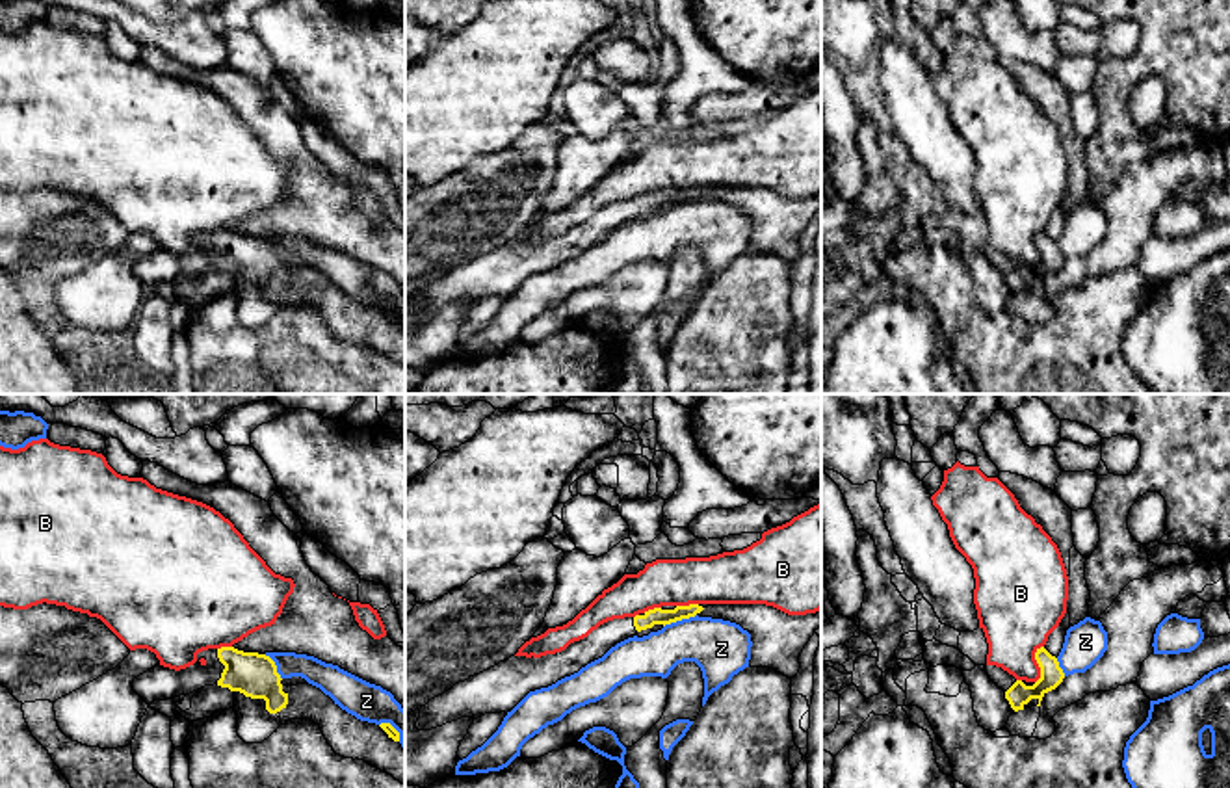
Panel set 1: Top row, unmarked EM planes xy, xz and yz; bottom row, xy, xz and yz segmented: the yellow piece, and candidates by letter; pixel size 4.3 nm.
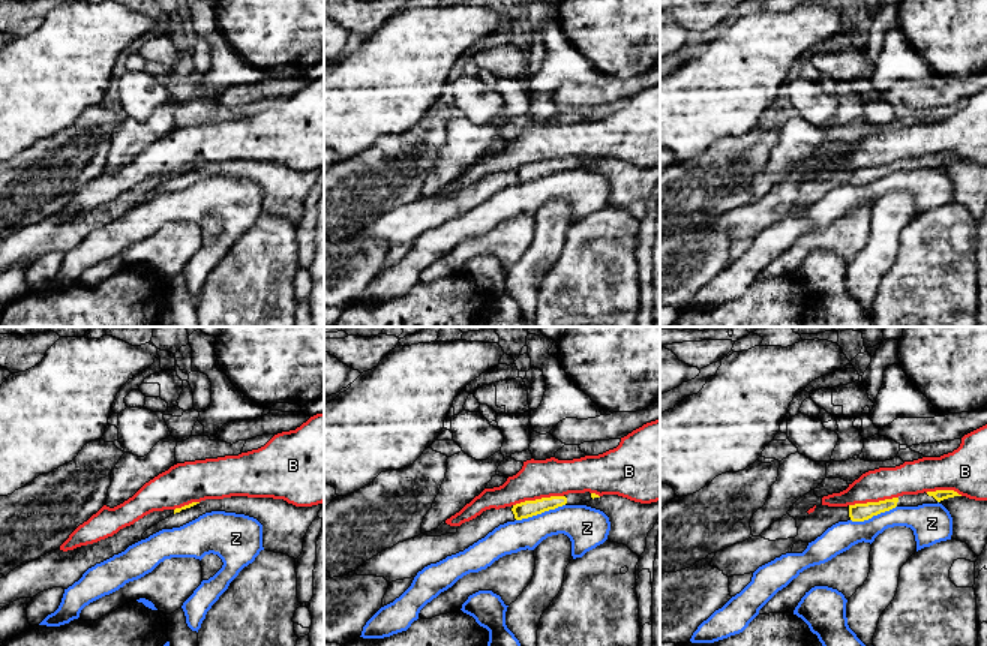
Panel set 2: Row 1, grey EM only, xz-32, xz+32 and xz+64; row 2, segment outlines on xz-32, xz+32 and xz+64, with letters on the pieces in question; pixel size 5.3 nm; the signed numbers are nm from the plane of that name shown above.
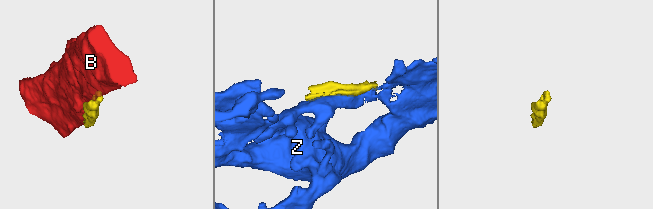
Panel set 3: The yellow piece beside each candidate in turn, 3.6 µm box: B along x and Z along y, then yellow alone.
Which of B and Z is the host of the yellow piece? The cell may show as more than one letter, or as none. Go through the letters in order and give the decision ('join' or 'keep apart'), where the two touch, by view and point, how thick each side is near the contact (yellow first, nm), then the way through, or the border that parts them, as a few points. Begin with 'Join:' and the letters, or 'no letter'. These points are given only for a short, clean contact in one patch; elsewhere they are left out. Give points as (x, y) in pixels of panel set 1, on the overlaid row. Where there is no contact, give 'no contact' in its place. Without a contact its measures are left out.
Join: no letter
B: keep apart; meets yellow in yz at (1037, 662); 100 nm thick on the yellow side, 360 nm on the other
Z: keep apart; meets yellow in xz at (679, 619); 70 nm thick on the yellow side, 240 nm on the other

